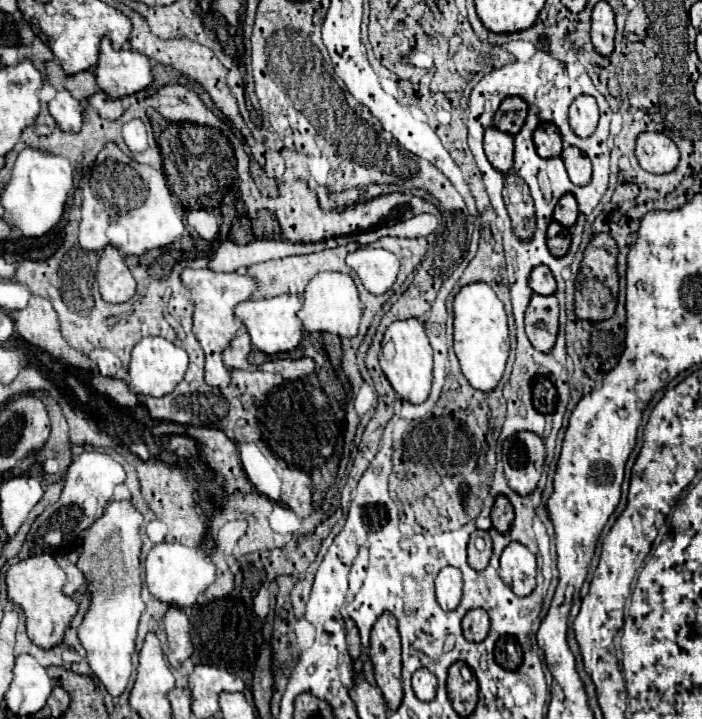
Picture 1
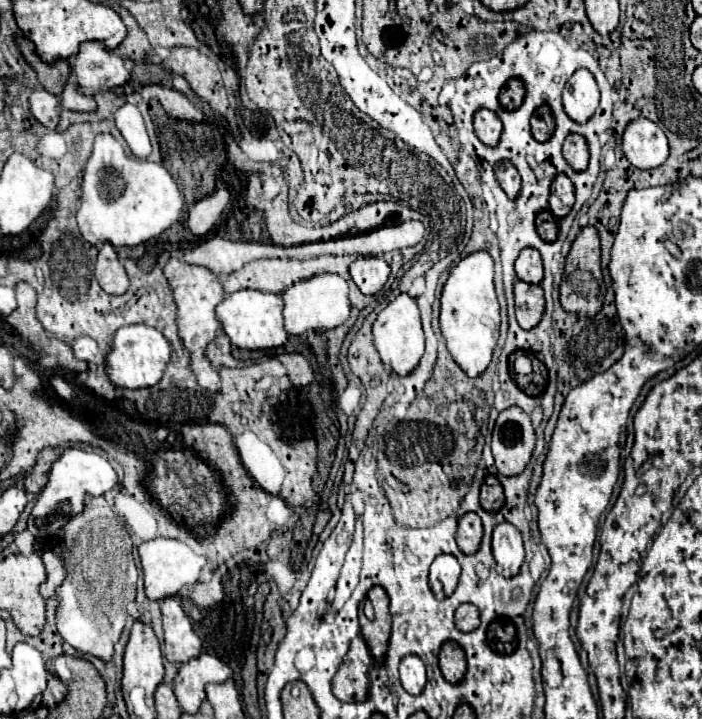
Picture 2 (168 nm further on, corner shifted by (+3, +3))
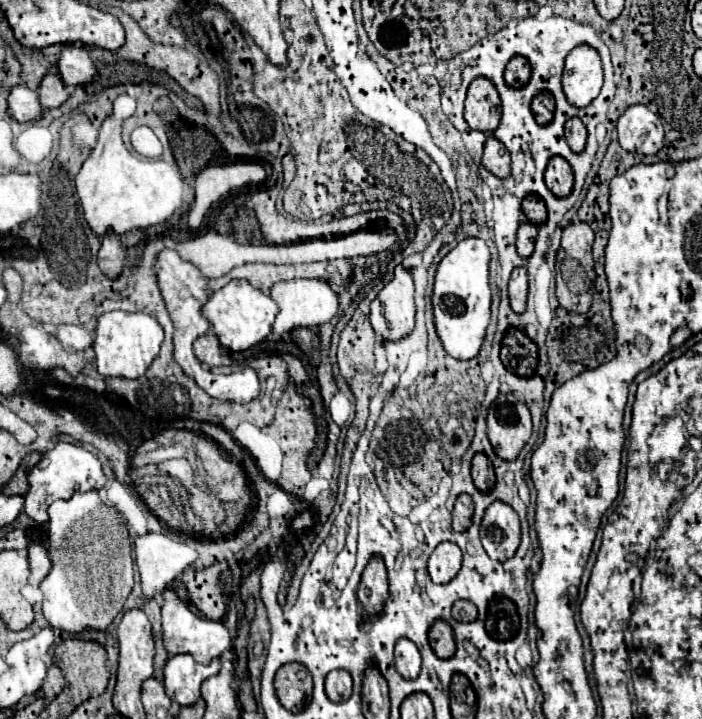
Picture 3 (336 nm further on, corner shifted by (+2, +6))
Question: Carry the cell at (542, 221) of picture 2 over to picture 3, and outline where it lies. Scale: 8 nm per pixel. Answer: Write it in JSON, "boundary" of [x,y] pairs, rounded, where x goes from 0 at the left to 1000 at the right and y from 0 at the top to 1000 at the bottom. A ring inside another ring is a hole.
{"boundary":[[[752,270],[744,281],[744,295],[758,312],[772,312],[778,309],[778,287],[775,278],[766,270]]]}

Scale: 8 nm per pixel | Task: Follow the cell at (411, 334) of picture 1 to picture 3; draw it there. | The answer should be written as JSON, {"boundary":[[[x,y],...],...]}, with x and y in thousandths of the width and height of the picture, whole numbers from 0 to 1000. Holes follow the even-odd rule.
{"boundary":[[[561,373],[561,387],[538,406],[527,423],[530,456],[547,473],[567,473],[590,456],[590,392],[584,376]]]}

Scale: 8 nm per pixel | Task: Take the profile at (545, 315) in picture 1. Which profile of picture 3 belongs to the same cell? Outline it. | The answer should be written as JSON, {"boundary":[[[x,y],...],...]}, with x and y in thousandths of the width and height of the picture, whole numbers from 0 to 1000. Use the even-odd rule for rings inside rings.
{"boundary":[[[729,376],[726,392],[724,392],[724,414],[726,414],[726,428],[735,437],[744,437],[749,428],[749,412],[752,412],[752,381],[749,376]]]}

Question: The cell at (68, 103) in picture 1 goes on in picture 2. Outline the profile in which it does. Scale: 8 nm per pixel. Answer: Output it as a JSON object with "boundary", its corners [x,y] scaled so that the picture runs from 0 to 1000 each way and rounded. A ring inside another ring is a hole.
{"boundary":[[[53,124],[53,127],[44,129],[41,143],[44,143],[47,163],[58,174],[64,174],[67,179],[78,179],[81,177],[81,171],[84,171],[84,152],[87,152],[81,132],[73,132],[64,124]]]}

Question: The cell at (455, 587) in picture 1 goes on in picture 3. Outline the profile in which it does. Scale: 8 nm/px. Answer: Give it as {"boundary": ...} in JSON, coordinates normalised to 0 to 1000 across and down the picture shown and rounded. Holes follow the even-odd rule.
{"boundary":[[[627,754],[610,779],[610,796],[615,809],[641,809],[658,787],[658,765],[647,754]]]}

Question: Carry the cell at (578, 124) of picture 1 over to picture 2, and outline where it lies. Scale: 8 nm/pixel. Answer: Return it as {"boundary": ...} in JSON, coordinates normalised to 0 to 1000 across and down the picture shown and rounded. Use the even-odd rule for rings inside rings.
{"boundary":[[[836,96],[819,99],[802,124],[802,152],[819,171],[836,171],[853,146],[853,124]]]}

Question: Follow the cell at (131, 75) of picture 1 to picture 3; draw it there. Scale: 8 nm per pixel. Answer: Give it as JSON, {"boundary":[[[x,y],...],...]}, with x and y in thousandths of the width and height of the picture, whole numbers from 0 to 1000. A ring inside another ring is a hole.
{"boundary":[[[100,61],[85,70],[80,97],[85,111],[94,120],[114,120],[128,114],[137,106],[137,89],[134,78],[128,75],[128,67],[120,67],[114,61]]]}

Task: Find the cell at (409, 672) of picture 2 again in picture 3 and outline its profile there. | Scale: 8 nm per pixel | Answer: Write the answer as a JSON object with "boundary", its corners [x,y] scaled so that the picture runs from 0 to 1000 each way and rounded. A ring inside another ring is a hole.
{"boundary":[[[570,887],[564,893],[564,904],[561,904],[561,918],[564,918],[564,932],[570,935],[573,943],[578,946],[590,946],[598,937],[598,907],[593,901],[593,896],[581,887]]]}

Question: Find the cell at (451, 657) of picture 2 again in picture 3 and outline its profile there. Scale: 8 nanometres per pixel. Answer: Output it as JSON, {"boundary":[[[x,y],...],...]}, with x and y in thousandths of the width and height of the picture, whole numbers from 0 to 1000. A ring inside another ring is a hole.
{"boundary":[[[621,862],[615,868],[615,876],[610,876],[610,893],[615,898],[615,904],[627,912],[627,915],[641,915],[650,904],[647,898],[647,882],[638,865],[632,862]]]}

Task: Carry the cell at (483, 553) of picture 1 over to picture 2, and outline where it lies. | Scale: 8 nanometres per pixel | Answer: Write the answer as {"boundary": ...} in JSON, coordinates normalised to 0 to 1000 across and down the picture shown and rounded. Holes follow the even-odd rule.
{"boundary":[[[665,713],[654,722],[654,736],[651,736],[651,758],[660,769],[671,772],[682,766],[688,750],[688,730],[685,722],[677,713]]]}

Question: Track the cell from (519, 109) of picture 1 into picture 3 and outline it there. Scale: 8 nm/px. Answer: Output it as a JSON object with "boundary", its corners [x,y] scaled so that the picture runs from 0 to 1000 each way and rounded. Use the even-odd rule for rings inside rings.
{"boundary":[[[735,78],[735,81],[729,81],[726,86],[724,86],[724,92],[721,92],[721,100],[718,100],[718,111],[721,111],[721,117],[726,117],[726,120],[732,120],[732,122],[741,122],[741,120],[746,120],[746,117],[752,117],[752,111],[755,111],[755,86],[749,83],[749,81],[741,81],[741,78]]]}

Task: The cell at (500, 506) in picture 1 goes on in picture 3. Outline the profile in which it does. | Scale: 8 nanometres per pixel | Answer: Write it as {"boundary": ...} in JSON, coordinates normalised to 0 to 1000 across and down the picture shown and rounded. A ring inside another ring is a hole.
{"boundary":[[[681,629],[675,631],[672,637],[672,648],[670,648],[670,656],[672,656],[672,668],[678,673],[681,682],[692,684],[704,676],[707,670],[707,659],[704,659],[704,648],[698,643],[698,637],[689,631],[689,629]]]}

